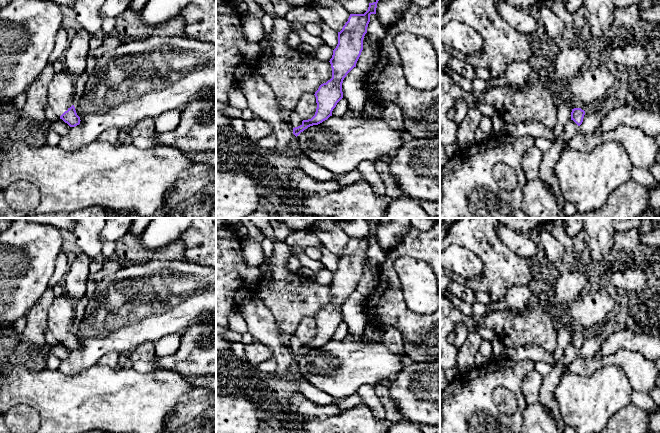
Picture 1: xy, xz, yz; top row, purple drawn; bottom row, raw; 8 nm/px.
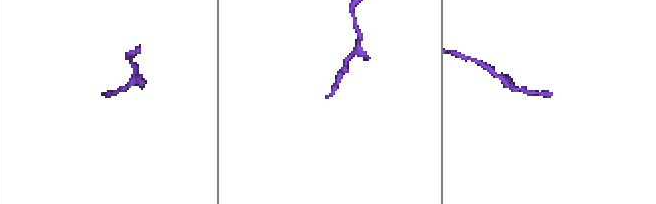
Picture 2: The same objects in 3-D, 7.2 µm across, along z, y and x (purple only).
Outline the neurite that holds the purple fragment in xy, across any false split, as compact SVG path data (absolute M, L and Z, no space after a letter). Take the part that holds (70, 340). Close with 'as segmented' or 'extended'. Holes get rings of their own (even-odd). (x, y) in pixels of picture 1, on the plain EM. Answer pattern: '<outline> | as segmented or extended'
M66 293L55 297L47 313L47 329L70 351L80 348L73 329L75 301Z | extended

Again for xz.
M364 218L367 223L372 220L376 225L369 227L364 238L350 238L348 245L338 256L338 268L333 274L330 288L332 302L319 310L315 316L317 332L315 339L302 348L293 352L289 346L281 342L281 331L271 311L257 296L257 293L245 298L239 305L238 311L247 323L248 333L263 345L272 350L277 362L275 375L283 378L292 375L296 361L310 350L318 349L332 340L332 335L343 322L342 307L347 298L356 291L363 274L363 263L367 257L370 239L376 238L379 218Z | extended

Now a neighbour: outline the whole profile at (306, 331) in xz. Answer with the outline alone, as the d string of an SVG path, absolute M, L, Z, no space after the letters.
M306 317L300 322L294 336L296 336L302 344L308 344L315 339L316 332L317 327L315 319Z

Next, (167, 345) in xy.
M172 333L154 341L155 355L163 357L175 353L180 346L180 340L180 333Z

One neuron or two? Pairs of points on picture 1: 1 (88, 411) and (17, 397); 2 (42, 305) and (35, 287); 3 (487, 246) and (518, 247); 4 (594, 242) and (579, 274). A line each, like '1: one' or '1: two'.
1: one
2: two
3: two
4: one

